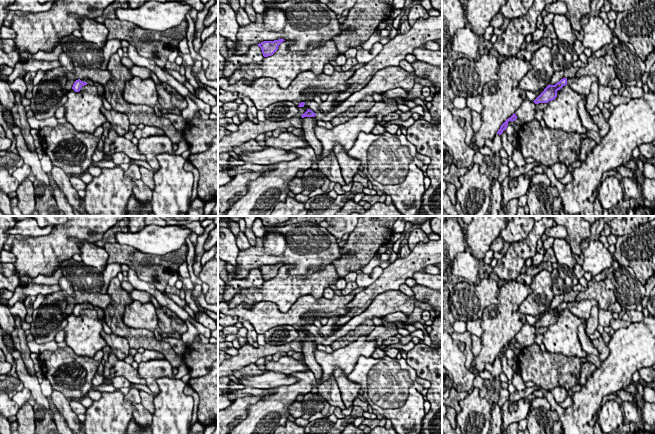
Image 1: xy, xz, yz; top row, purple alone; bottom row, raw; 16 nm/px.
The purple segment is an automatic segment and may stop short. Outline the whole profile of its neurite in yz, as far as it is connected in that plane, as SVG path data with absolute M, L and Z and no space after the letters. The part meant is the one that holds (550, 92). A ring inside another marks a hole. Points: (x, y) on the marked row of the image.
M594 75L573 77L573 78L563 78L555 85L548 85L544 91L533 101L535 104L548 103L557 97L557 91L563 86L569 85L575 92L585 95L589 95L590 88L593 82L598 82L598 78Z

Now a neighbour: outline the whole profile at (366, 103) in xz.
M366 96L355 106L348 108L345 112L338 114L330 120L333 126L347 122L350 118L356 117L360 112L368 111L375 104L373 96Z

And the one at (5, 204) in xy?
M0 191L0 211L4 214L4 216L13 216L12 213L12 205L10 201L10 197L8 194Z

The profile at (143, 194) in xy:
M141 179L132 181L134 184L133 194L135 195L135 199L139 201L141 205L148 208L152 200L153 190L147 187Z

